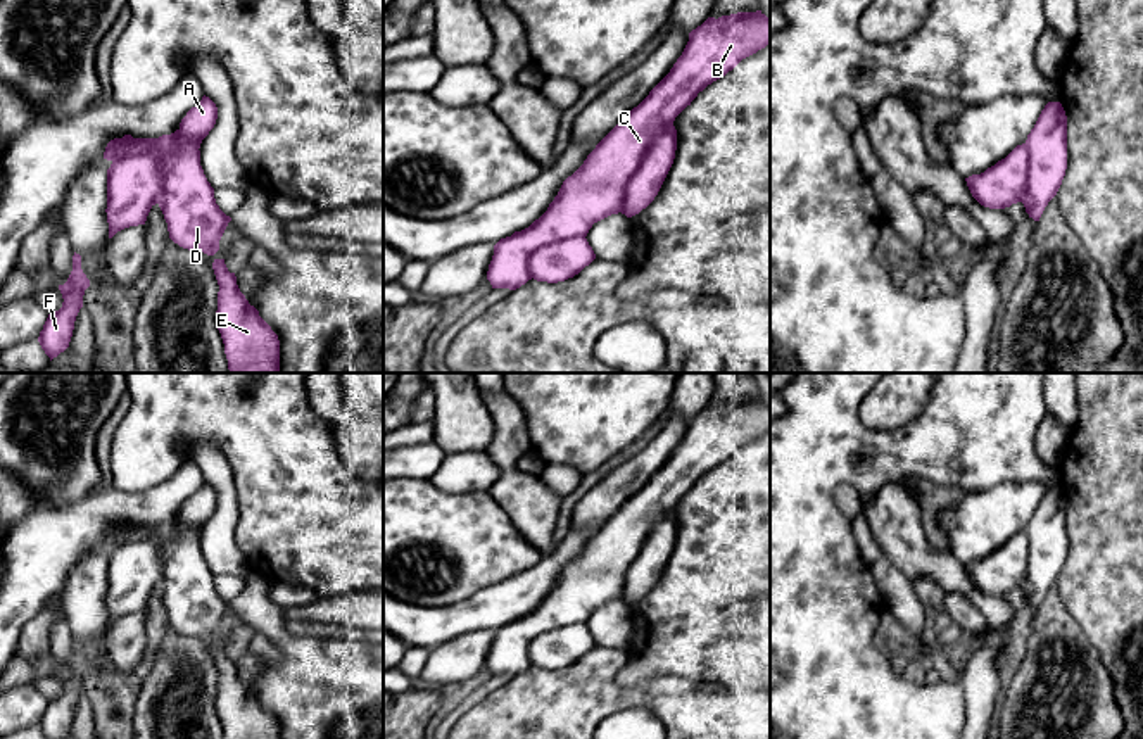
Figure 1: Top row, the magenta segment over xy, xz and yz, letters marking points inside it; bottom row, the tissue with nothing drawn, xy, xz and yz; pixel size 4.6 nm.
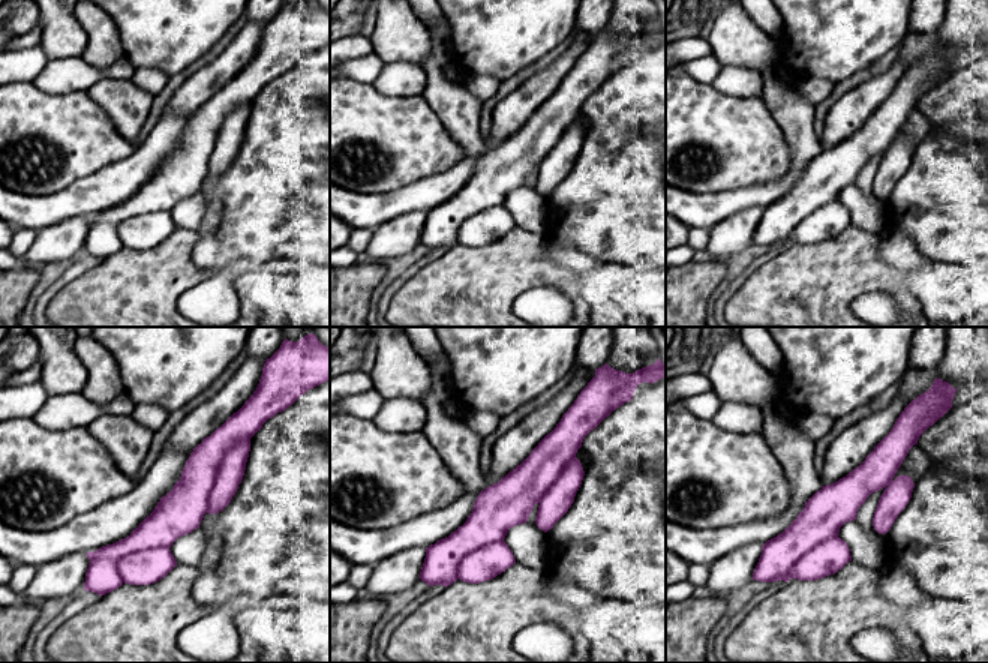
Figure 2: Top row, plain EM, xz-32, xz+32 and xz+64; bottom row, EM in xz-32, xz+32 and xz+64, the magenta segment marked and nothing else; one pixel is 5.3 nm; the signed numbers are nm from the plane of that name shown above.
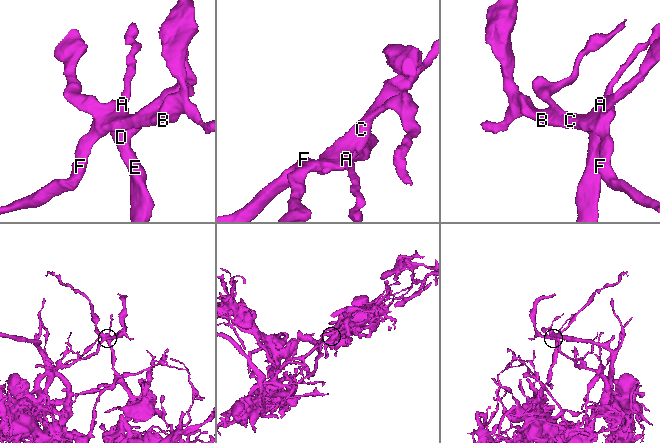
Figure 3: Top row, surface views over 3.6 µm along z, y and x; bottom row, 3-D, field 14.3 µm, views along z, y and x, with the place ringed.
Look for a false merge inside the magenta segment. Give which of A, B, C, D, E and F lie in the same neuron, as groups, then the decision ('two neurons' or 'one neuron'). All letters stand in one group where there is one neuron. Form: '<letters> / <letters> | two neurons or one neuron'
A B C F / D E | two neurons

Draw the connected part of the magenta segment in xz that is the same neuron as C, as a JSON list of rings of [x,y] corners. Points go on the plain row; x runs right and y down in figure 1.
[[[761,397],[737,399],[718,406],[708,404],[689,420],[689,428],[670,459],[649,478],[649,482],[596,532],[584,551],[568,563],[547,597],[528,615],[501,625],[494,632],[487,666],[492,675],[516,677],[532,666],[528,660],[530,642],[549,630],[572,623],[587,623],[594,610],[618,601],[623,596],[627,572],[639,554],[653,525],[703,478],[708,471],[732,458],[742,445],[770,432],[770,404]]]

